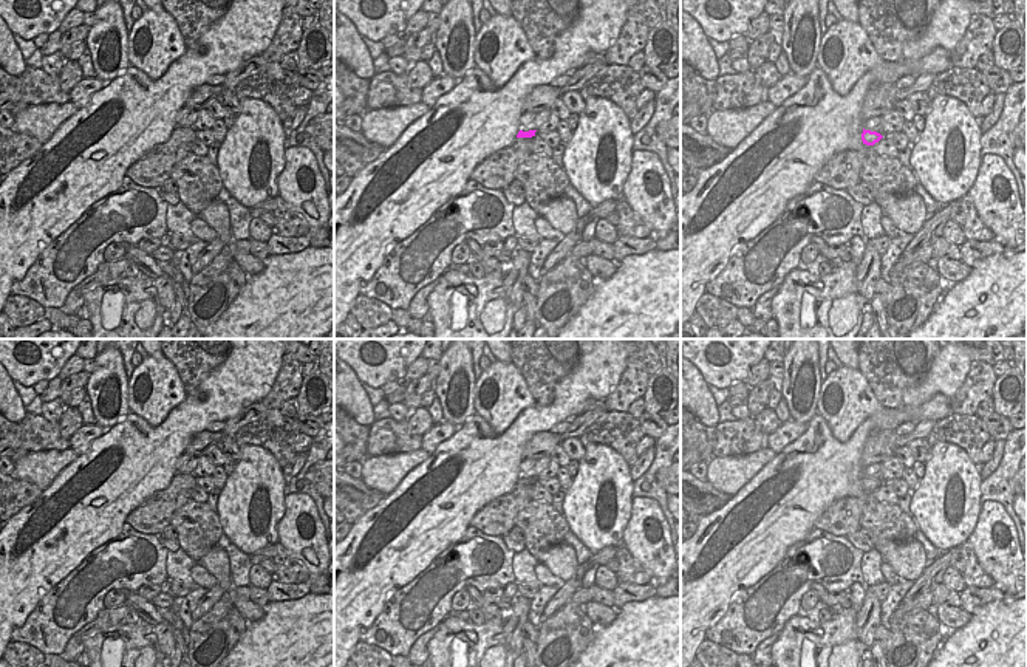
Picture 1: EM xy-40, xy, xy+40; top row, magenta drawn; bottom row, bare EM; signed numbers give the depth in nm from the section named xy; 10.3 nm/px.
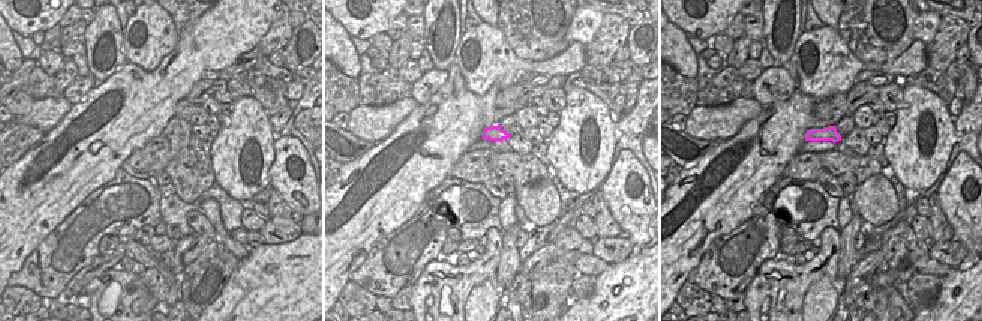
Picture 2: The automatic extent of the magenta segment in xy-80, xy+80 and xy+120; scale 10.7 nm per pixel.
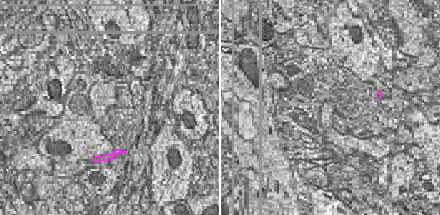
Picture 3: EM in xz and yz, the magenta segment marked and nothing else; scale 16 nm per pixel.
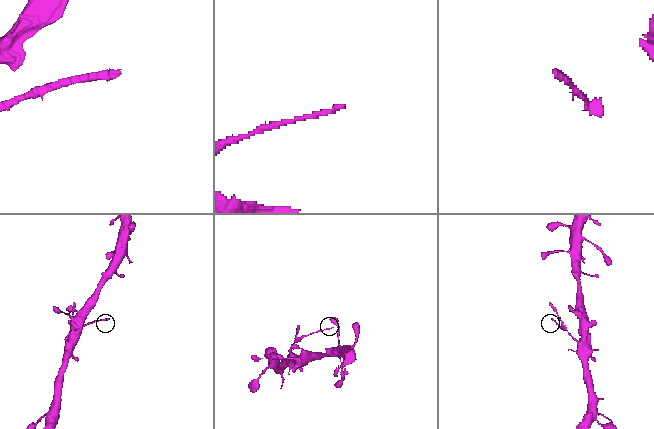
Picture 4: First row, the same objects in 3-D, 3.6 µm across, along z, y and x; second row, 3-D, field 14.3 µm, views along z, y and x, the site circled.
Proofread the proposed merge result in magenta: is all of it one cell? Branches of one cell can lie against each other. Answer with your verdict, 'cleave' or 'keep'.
cleave

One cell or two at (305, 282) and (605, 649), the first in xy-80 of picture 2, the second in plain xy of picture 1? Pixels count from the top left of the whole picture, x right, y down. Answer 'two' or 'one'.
one

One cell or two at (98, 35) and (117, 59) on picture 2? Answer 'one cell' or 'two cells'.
one cell

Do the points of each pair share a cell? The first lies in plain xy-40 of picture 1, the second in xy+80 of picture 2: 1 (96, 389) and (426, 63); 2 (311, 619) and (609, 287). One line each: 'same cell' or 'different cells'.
1: different cells
2: same cell

